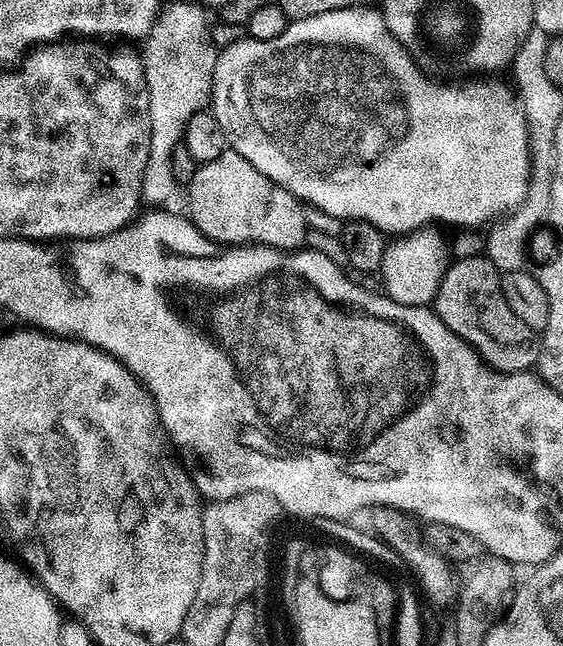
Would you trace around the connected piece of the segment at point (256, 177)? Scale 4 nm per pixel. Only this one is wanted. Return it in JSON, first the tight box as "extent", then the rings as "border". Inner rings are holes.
{"extent":[187,151,310,250],"border":[[[234,151],[223,152],[214,158],[214,162],[206,162],[197,167],[191,184],[187,185],[188,200],[192,203],[190,219],[198,231],[206,238],[225,246],[263,246],[281,250],[300,250],[305,247],[305,240],[310,231],[305,205],[290,194],[280,184],[274,183],[262,170],[254,170],[242,154]]]}

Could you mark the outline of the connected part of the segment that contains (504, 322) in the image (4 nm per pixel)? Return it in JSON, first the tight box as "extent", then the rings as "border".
{"extent":[434,255,542,372],"border":[[[487,255],[453,259],[436,291],[434,311],[447,328],[454,330],[458,338],[465,340],[497,372],[526,372],[537,367],[542,340],[510,310],[510,302],[502,294],[501,275]]]}

